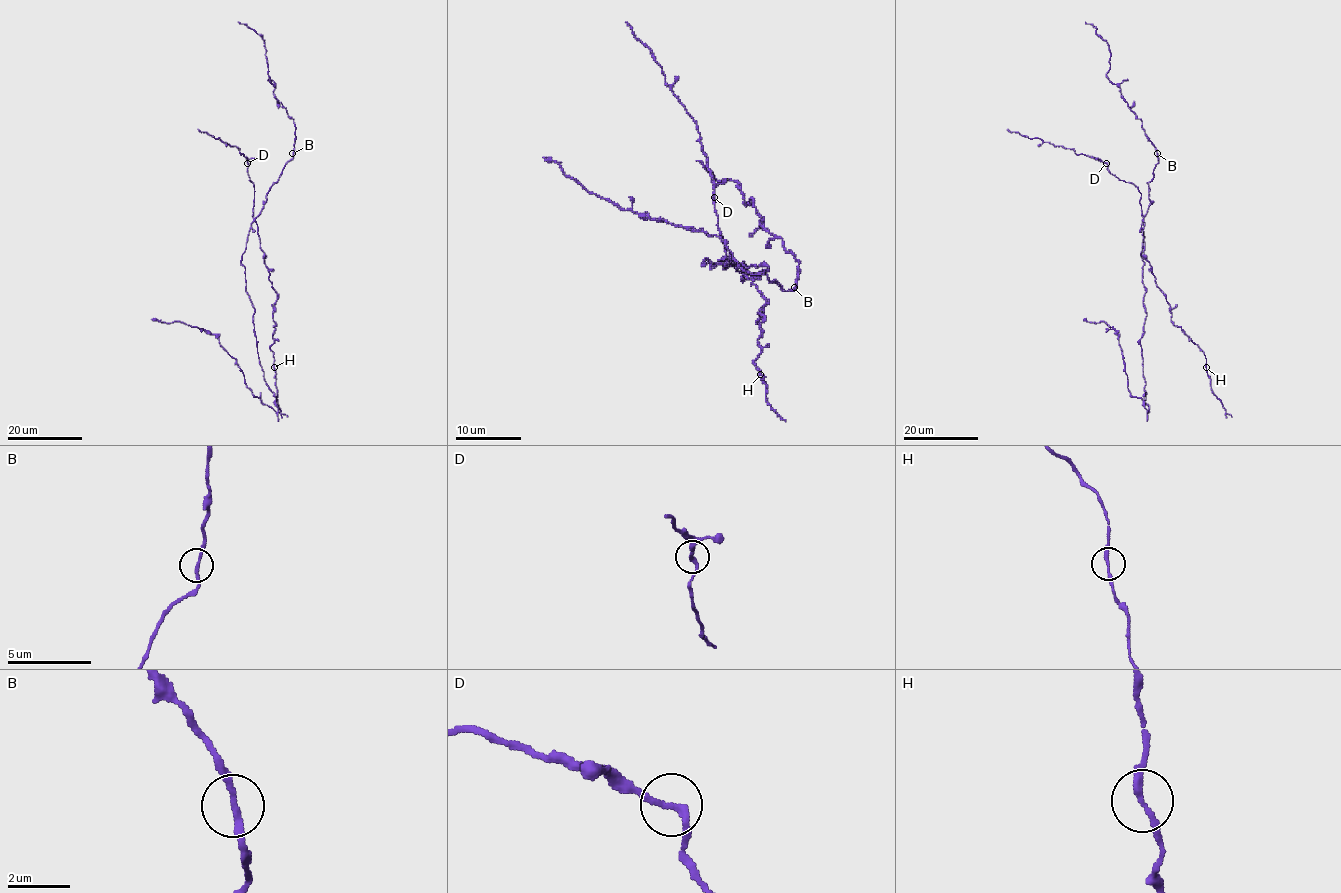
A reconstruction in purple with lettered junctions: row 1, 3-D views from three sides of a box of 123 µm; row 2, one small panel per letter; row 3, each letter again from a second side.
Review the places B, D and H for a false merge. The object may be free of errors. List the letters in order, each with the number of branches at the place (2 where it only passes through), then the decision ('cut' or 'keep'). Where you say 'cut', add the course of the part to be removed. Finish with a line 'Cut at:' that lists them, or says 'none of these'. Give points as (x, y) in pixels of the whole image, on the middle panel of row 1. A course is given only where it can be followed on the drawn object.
B: branches 2; keep
D: branches 2; keep
H: branches 2; keep
Cut at: none of these

